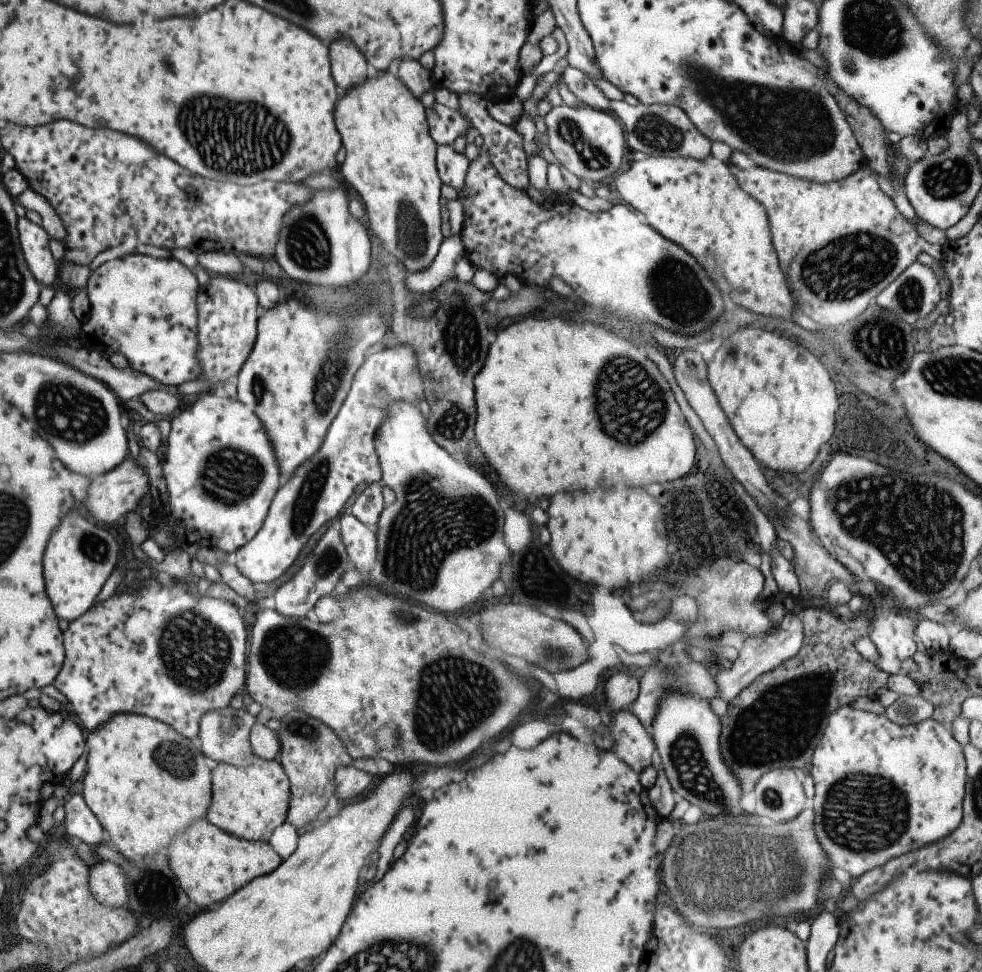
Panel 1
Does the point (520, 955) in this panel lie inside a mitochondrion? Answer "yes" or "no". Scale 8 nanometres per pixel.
yes

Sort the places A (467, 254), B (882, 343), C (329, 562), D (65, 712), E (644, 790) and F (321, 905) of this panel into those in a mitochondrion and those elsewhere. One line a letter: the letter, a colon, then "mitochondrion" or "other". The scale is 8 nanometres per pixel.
A: other
B: mitochondrion
C: mitochondrion
D: other
E: other
F: other

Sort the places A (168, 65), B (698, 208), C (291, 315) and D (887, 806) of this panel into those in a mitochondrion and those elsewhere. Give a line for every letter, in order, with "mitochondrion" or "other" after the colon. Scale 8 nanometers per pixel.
A: mitochondrion
B: other
C: other
D: mitochondrion

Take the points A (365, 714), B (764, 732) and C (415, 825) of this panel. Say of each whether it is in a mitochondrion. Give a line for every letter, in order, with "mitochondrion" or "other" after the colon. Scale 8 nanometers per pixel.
A: other
B: mitochondrion
C: other

